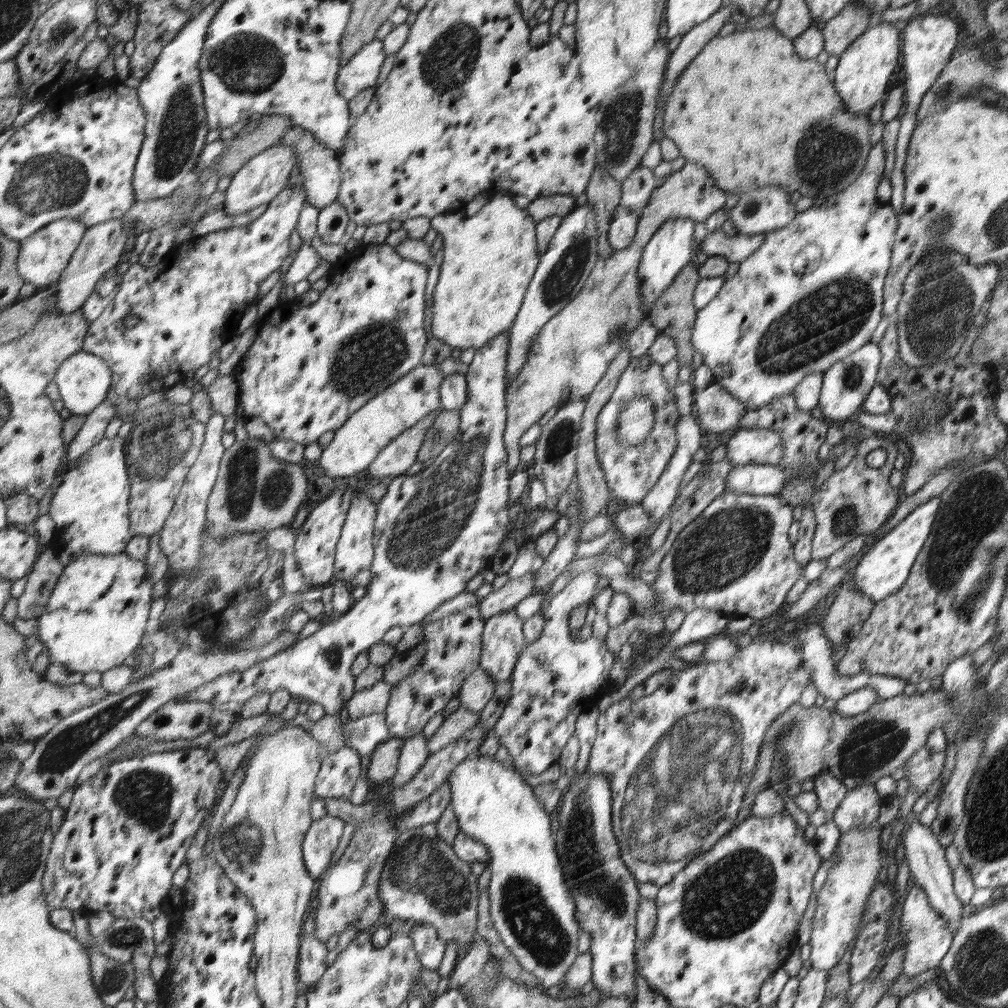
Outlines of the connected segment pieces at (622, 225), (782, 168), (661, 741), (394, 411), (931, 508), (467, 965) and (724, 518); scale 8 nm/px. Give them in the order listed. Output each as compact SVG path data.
M620 204L615 208L612 215L611 231L608 234L608 245L614 250L624 250L632 244L638 232L639 215L632 212L628 207Z
M771 26L759 28L758 30L753 28L750 30L737 30L737 32L730 33L726 37L718 38L715 36L708 41L708 44L699 52L699 55L692 59L692 62L688 64L687 69L677 80L672 94L666 101L662 132L666 138L670 138L676 144L682 161L704 166L708 170L710 177L715 181L716 186L719 186L728 194L737 193L740 195L742 192L750 192L751 190L772 186L773 184L782 186L784 190L790 190L790 188L798 190L804 184L802 178L798 178L798 176L784 176L784 174L798 174L796 152L798 152L798 144L800 144L802 136L808 132L810 126L818 124L822 118L828 118L828 116L834 116L834 114L842 112L842 108L844 108L842 98L837 90L834 90L835 82L832 82L832 78L834 78L834 74L826 74L824 64L818 64L818 62L814 62L814 59L800 57L795 51L794 40L784 36Z
M816 625L815 627L811 627L808 630L804 630L804 632L799 632L798 642L793 639L794 635L792 634L792 640L788 642L788 644L782 644L782 643L775 643L772 642L760 642L755 640L753 644L750 644L748 648L740 649L740 652L736 652L734 654L734 658L730 661L722 661L722 662L714 662L714 663L707 663L703 659L698 660L696 662L691 663L687 666L687 668L684 668L683 670L679 671L672 671L671 675L668 677L668 680L665 680L659 687L652 687L651 693L648 696L643 696L642 698L625 698L617 703L613 703L607 710L604 712L604 714L599 714L597 719L597 735L595 738L595 741L593 742L593 748L591 749L591 754L589 757L589 761L587 764L587 770L586 772L592 773L592 774L601 774L602 776L605 776L609 783L612 784L612 796L616 796L616 804L611 804L611 815L612 815L612 824L616 824L616 840L620 840L620 848L623 851L623 860L627 862L628 869L634 874L634 877L637 881L642 882L652 882L656 884L656 886L664 886L665 884L668 884L672 879L675 878L676 875L679 874L681 870L686 868L688 864L692 863L692 860L699 859L700 856L704 856L704 852L707 850L710 850L721 838L724 838L730 830L732 830L732 827L736 825L736 817L738 814L738 811L740 808L742 808L742 803L744 800L744 795L747 789L747 786L751 782L751 776L754 775L755 772L755 766L758 764L758 758L759 758L759 752L761 751L761 746L764 740L764 737L768 733L768 728L770 728L774 722L778 720L778 716L780 714L786 714L788 710L792 706L794 706L795 703L798 703L798 700L800 698L800 695L802 692L804 692L804 688L806 688L807 684L811 682L816 687L816 690L818 691L818 694L821 694L822 696L825 696L825 698L831 702L836 702L841 699L841 697L846 696L850 694L851 692L854 692L856 690L859 690L864 687L872 687L875 690L875 693L877 694L877 697L879 700L886 700L891 699L892 697L902 695L904 687L907 684L907 680L904 680L902 678L898 678L895 676L890 675L877 675L876 673L869 673L869 672L858 672L858 674L848 676L848 675L839 675L837 673L837 665L834 664L834 660L832 657L834 656L835 650L830 646L830 642L828 642L828 639L826 636L824 636L824 632L822 629Z
M422 364L416 368L416 372L409 372L408 376L400 379L400 384L392 384L388 392L379 392L380 396L376 395L364 404L356 416L351 416L342 427L335 430L331 443L321 452L318 467L334 480L366 470L388 442L414 426L429 412L442 408L442 394L439 390L443 387L445 378L440 373L440 364Z
M934 497L916 507L904 520L901 520L883 539L877 540L860 559L855 568L854 588L862 596L872 599L875 604L885 600L888 596L895 595L902 585L907 582L914 561L932 530L939 504L939 497Z
M478 935L470 949L464 951L463 956L455 965L447 988L458 989L466 982L476 979L490 957L492 954L488 941Z
M724 489L684 530L680 531L672 548L659 566L658 579L653 582L652 612L666 618L670 610L680 608L685 615L700 610L722 613L727 619L750 616L754 622L766 620L780 608L786 594L800 580L800 566L792 556L788 528L792 524L792 505L777 495L752 495Z

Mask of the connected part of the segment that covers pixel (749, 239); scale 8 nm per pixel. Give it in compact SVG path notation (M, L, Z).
M722 229L708 233L700 242L698 250L708 256L720 255L729 262L742 262L746 257L762 246L764 235L762 233L746 236L726 236Z

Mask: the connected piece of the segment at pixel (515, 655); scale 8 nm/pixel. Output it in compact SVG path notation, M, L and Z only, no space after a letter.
M513 609L494 614L483 631L483 651L480 666L494 682L505 681L513 673L516 662L526 648L523 621Z

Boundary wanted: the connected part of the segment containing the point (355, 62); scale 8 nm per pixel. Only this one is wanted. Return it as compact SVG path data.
M374 39L358 52L348 64L340 68L336 88L346 101L355 99L359 92L376 87L378 73L387 53L383 41Z

